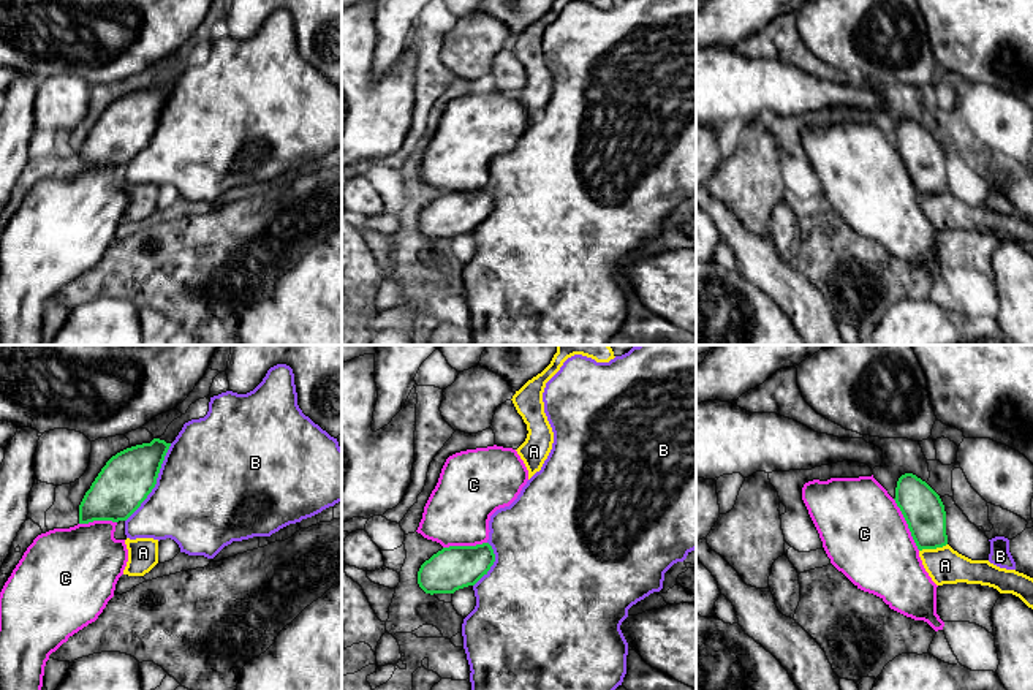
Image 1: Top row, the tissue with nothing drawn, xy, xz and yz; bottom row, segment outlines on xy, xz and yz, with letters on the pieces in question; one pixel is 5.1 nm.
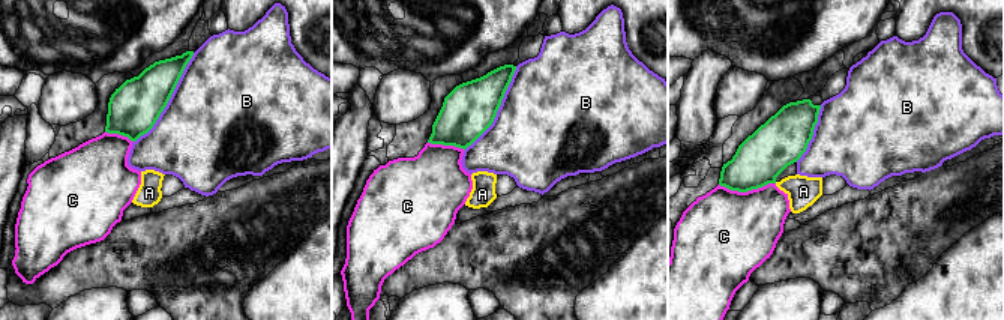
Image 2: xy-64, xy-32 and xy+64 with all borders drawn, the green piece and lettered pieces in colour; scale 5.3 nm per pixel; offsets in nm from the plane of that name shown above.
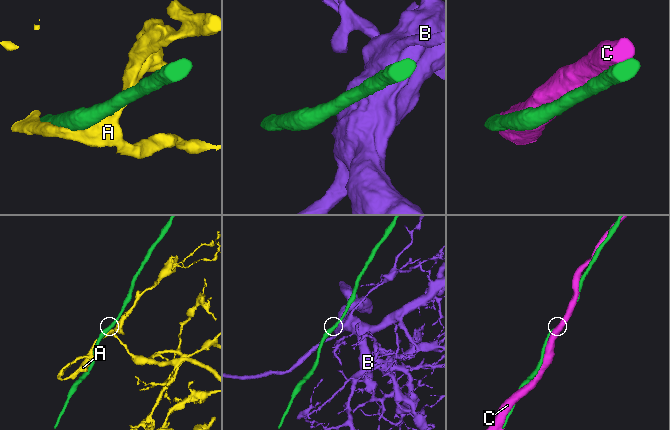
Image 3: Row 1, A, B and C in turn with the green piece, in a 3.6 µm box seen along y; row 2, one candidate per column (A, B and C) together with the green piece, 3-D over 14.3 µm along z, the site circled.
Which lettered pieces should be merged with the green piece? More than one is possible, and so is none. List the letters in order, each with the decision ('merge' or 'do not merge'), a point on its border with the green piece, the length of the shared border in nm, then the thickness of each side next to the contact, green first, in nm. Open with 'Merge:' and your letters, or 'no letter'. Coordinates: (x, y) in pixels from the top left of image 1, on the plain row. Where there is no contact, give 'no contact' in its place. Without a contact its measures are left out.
Merge: C
A: do not merge | yz (932, 193) | 150 nm | 200/190 nm
B: do not merge | xy (155, 128) | 460 nm | 280/500 nm
C: merge | yz (907, 168) | 300 nm | 200/440 nm

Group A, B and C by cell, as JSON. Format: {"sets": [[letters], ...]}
{"sets": [["A"], ["B"], ["C"]]}

